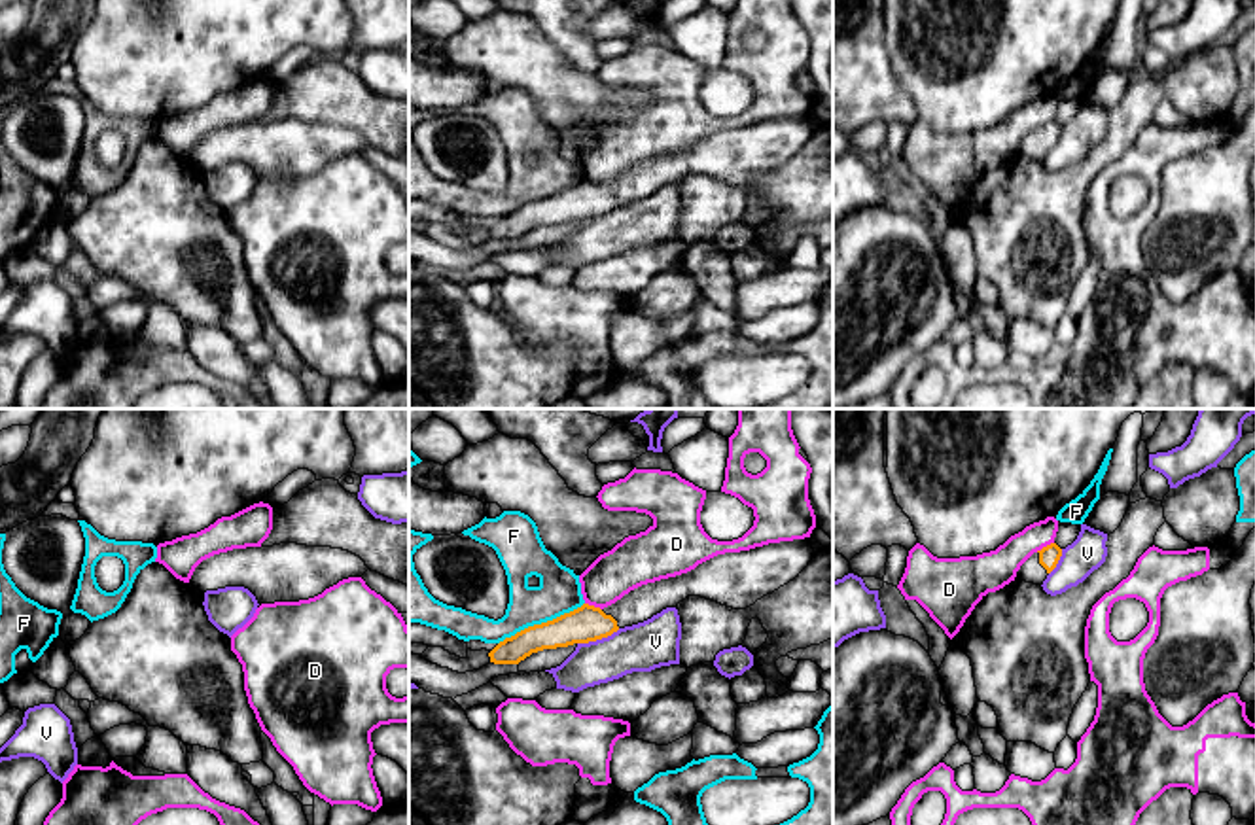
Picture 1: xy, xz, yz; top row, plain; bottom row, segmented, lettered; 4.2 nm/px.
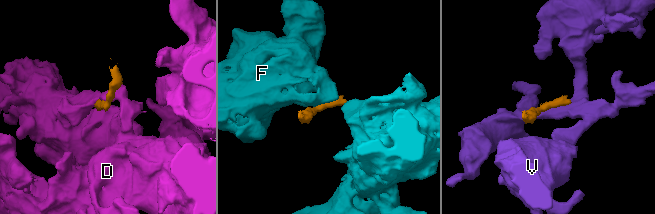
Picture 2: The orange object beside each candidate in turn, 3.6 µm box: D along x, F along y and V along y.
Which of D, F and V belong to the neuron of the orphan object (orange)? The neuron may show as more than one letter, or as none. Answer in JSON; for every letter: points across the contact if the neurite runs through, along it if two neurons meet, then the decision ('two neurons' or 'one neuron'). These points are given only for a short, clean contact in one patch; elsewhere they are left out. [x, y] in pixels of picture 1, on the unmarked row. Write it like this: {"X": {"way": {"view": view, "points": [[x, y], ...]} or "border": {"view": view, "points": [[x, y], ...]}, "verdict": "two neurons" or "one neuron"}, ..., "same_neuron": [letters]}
{"D": {"verdict": "two neurons"}, "F": {"border": {"view": "xz", "points": [[583, 178], [551, 195], [529, 201], [498, 220]]}, "verdict": "two neurons"}, "V": {"verdict": "two neurons"}, "same_neuron": []}

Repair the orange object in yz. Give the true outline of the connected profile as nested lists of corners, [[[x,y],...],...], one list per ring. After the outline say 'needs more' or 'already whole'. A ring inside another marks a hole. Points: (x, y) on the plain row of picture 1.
[[[1056,119],[1043,123],[1041,127],[1034,129],[1016,148],[1015,155],[1043,161],[1047,151],[1056,144],[1062,132],[1062,125]]]; needs more

